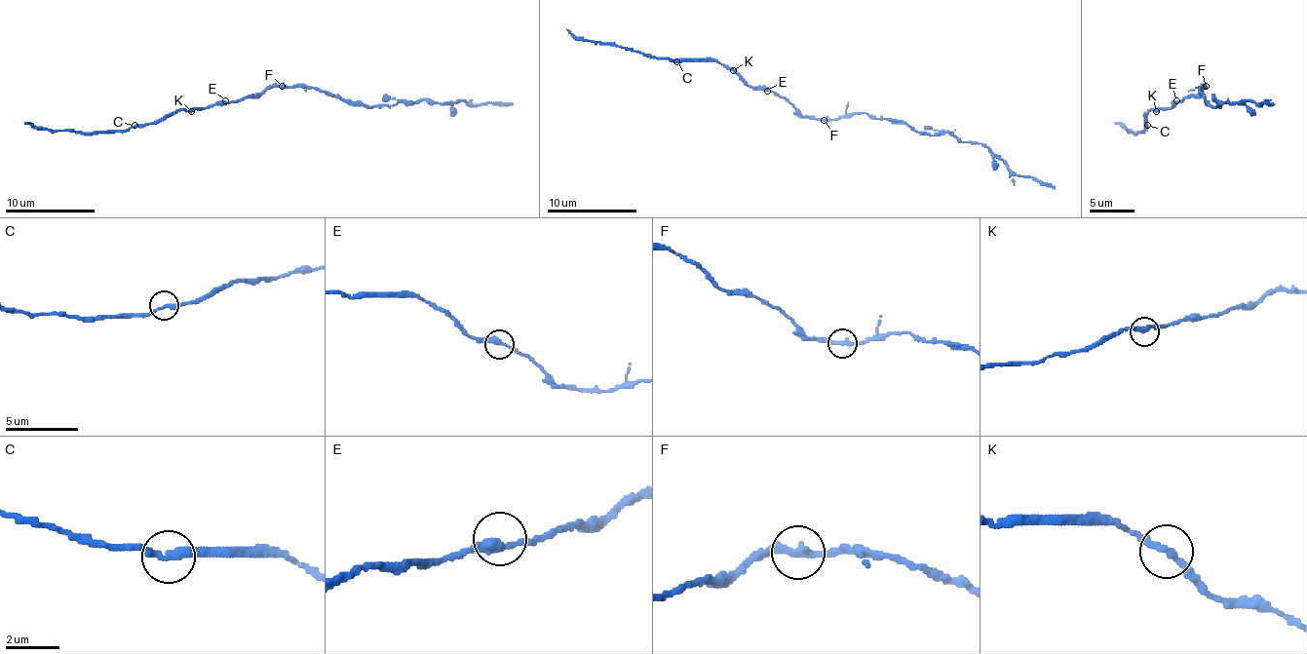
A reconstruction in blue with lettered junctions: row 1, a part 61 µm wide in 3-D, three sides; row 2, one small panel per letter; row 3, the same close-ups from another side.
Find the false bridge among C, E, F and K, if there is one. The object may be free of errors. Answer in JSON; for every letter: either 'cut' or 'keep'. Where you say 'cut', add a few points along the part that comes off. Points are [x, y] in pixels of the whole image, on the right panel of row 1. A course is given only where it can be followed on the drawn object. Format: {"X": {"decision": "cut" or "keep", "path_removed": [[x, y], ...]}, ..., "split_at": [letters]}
{"C": {"decision": "keep"}, "E": {"decision": "keep"}, "F": {"decision": "keep"}, "K": {"decision": "keep"}, "split_at": []}

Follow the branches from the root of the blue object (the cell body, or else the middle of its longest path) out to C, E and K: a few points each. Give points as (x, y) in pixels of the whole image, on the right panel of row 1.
C: (1204, 87), (1197, 96), (1188, 96), (1172, 107), (1151, 109), (1147, 114), (1147, 125)
E: (1204, 87), (1197, 96), (1176, 100)
K: (1204, 87), (1197, 96), (1188, 96), (1172, 107), (1156, 111)

